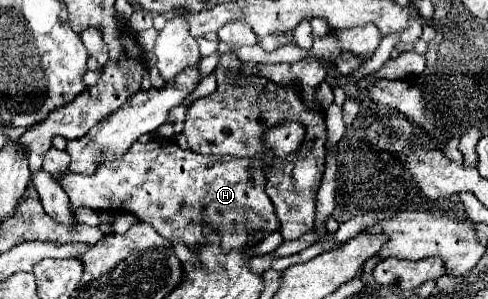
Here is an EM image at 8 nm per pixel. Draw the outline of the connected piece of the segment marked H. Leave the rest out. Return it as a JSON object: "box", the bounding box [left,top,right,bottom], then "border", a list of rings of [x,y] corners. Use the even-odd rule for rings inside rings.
{"box":[59,121,305,253],"border":[[[285,121],[265,131],[261,139],[265,145],[263,157],[253,155],[243,159],[231,155],[197,155],[191,149],[181,149],[179,145],[161,139],[147,143],[135,141],[125,155],[105,161],[93,177],[69,173],[59,185],[69,195],[71,209],[83,205],[95,211],[133,213],[139,221],[151,223],[165,239],[181,241],[191,251],[193,245],[205,241],[203,225],[209,225],[211,231],[221,233],[221,253],[229,253],[229,249],[241,249],[241,245],[249,241],[249,233],[261,233],[261,237],[257,237],[259,243],[269,233],[277,231],[279,221],[273,203],[265,193],[265,167],[269,167],[273,159],[285,159],[295,153],[303,139],[305,127],[301,127],[301,123]]]}

